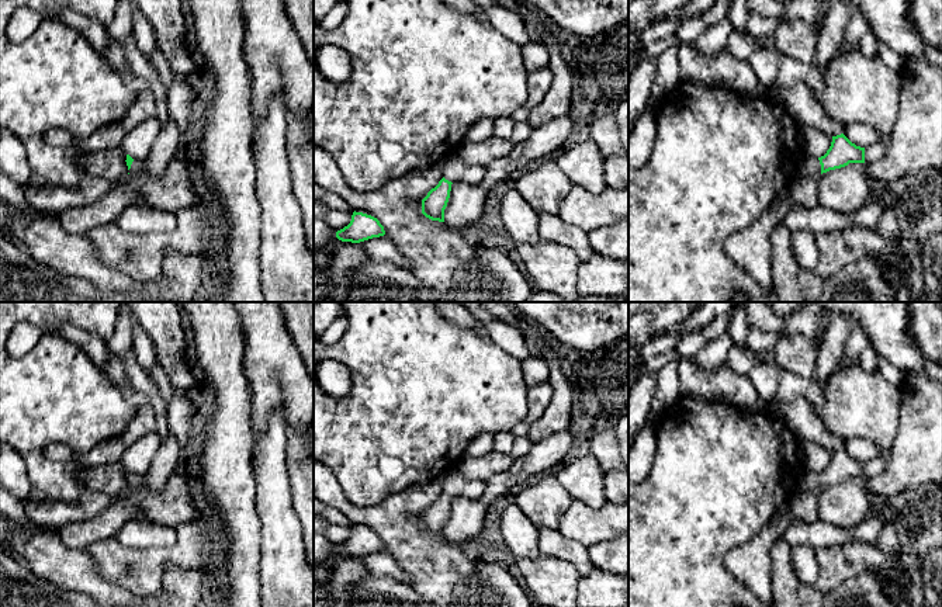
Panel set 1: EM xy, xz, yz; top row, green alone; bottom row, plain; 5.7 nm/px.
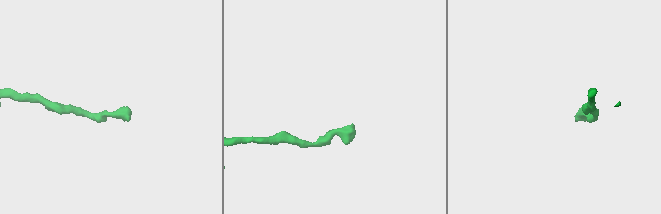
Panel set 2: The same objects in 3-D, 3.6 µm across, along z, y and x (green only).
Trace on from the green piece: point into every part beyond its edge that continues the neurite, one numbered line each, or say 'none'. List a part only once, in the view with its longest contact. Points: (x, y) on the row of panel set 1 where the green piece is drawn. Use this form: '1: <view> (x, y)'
1: yz (751, 249)

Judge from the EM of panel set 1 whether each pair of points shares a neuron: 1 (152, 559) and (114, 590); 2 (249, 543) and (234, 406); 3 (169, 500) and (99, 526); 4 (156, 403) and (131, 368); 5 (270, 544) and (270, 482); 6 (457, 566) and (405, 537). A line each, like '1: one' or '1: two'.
1: two
2: one
3: one
4: one
5: one
6: one

